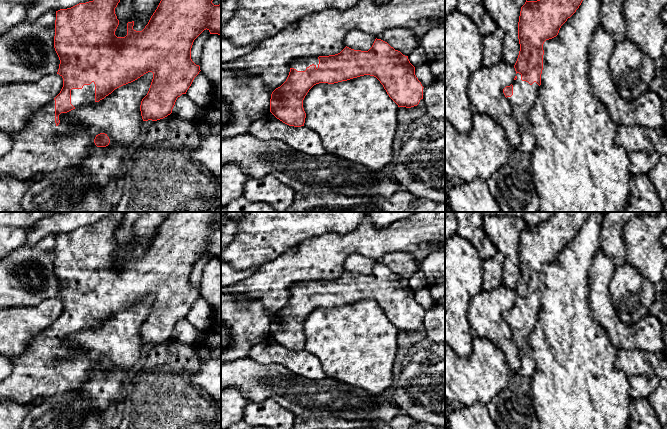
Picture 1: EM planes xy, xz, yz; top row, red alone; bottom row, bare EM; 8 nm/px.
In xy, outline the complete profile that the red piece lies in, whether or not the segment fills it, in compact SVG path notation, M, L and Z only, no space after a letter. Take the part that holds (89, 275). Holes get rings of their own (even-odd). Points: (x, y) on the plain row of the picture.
M111 212L93 225L79 227L71 232L56 235L54 272L60 284L57 298L63 302L63 311L52 325L32 341L25 353L13 357L12 372L0 382L0 401L14 401L18 404L30 405L42 398L77 389L89 374L94 372L94 360L88 359L82 353L73 353L65 359L59 358L56 351L62 342L73 333L99 326L115 313L137 304L148 296L153 297L153 303L149 315L140 329L143 345L157 345L167 341L172 337L177 322L186 318L194 302L201 295L200 290L191 283L191 272L194 264L206 253L210 258L221 258L221 228L214 229L212 227L219 213L174 212L161 223L142 255L134 254L134 245L132 245L127 247L127 259L117 261L115 255L119 249L119 244L115 238L115 232L125 213Z

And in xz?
M376 262L368 275L354 274L346 270L335 279L304 280L292 284L286 305L271 318L270 336L289 350L304 350L306 337L303 324L314 309L334 308L364 299L376 301L398 331L411 332L417 330L423 323L424 311L416 301L415 291L410 287L408 280L395 274L387 266Z

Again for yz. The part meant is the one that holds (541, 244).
M555 212L552 217L540 224L526 224L521 231L518 246L520 275L514 289L516 300L513 307L503 313L503 317L519 350L520 366L517 374L523 377L532 378L535 372L535 359L527 338L539 318L543 294L543 268L558 259L561 250L576 236L585 220L593 213L597 212Z

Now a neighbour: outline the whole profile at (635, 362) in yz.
M618 348L616 367L628 378L657 375L660 379L667 380L667 348L661 354L660 360L653 352Z

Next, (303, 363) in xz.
M271 336L253 346L249 357L261 364L278 363L291 372L311 380L326 378L320 360L307 350L289 350Z

